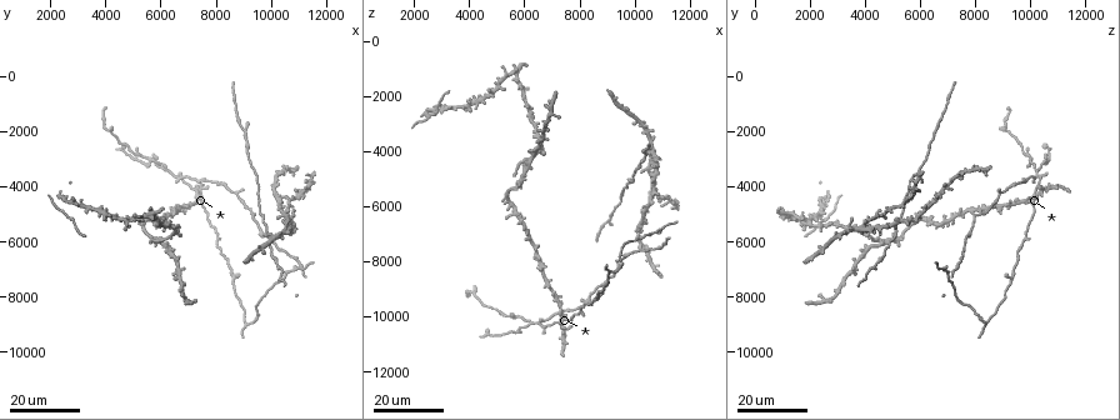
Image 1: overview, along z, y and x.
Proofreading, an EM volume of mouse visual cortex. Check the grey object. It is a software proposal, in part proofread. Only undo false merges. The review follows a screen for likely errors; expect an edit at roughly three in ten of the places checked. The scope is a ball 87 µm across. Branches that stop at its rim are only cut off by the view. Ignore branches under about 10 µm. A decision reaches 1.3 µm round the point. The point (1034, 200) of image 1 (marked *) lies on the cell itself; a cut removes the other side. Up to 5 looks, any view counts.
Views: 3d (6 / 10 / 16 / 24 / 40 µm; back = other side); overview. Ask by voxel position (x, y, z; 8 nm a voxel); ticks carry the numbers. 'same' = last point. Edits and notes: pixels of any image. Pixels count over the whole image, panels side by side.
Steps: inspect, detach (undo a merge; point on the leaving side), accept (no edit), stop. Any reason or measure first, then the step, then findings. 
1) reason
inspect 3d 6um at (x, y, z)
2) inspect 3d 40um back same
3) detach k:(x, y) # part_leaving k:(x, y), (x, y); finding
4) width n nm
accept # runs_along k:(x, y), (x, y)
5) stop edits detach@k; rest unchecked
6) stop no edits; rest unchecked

inspect 3d 16um at (6000, 6100, 4700)

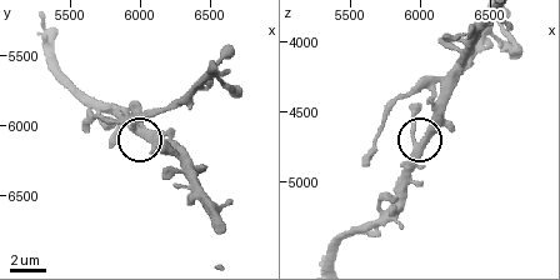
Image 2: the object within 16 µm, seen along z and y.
zoom in
inspect 3d 10um at (6020, 6040, 4680)

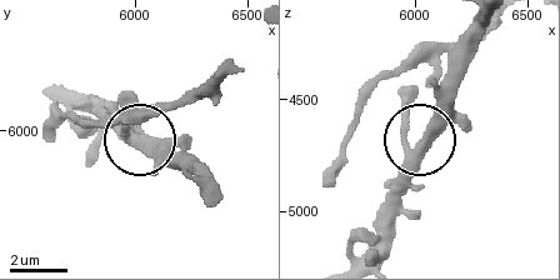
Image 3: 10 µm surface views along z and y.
accept # all the same cell

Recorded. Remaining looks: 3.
a fork
inspect 3d 16um at (10300, 5100, 4600)

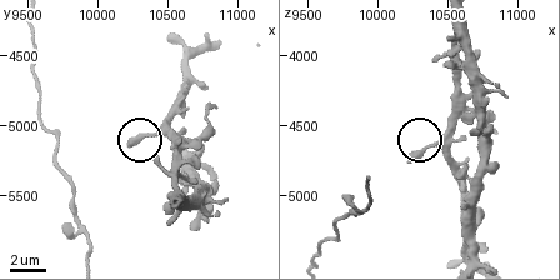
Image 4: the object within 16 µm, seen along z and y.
closer look
inspect 3d 6um at (10420, 5060, 4640)

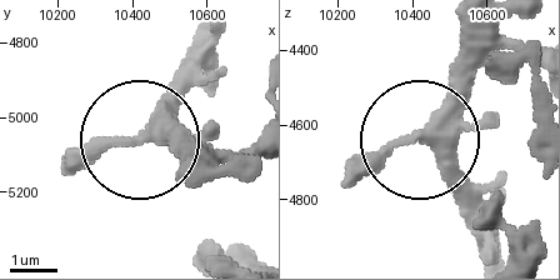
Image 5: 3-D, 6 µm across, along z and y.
width 330 nm
accept # all the same cell

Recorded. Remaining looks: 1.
stop no edits; rest unchecked

